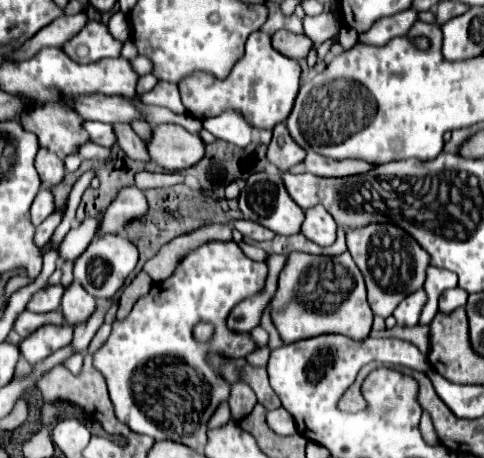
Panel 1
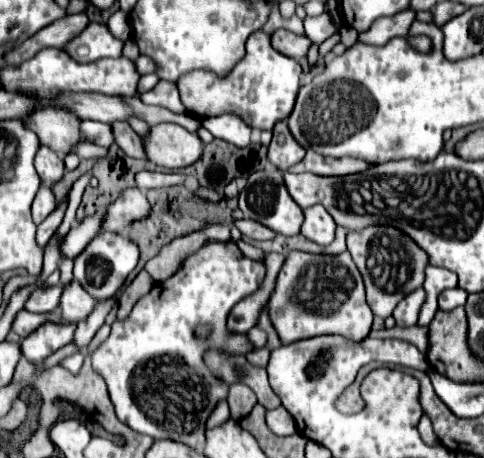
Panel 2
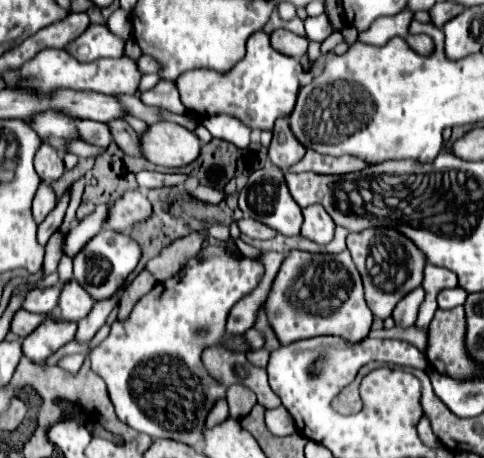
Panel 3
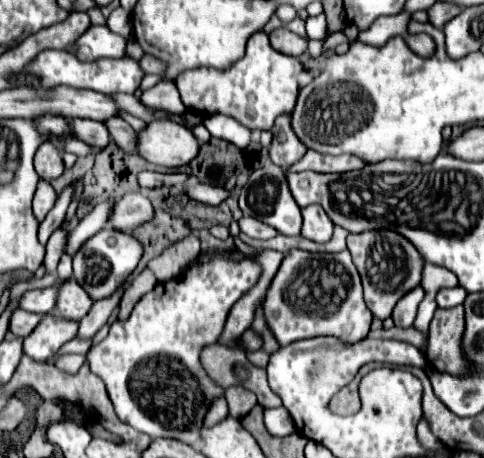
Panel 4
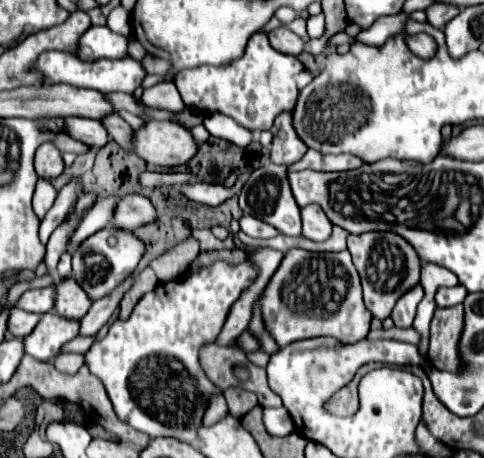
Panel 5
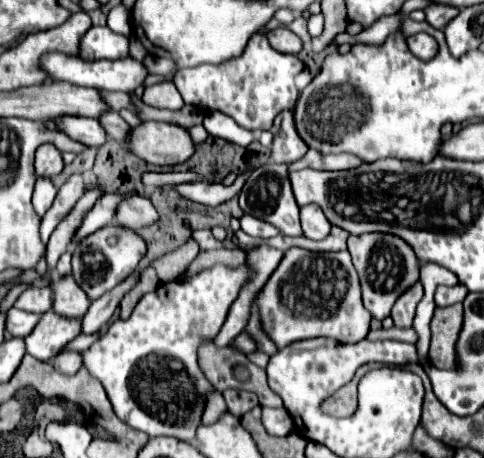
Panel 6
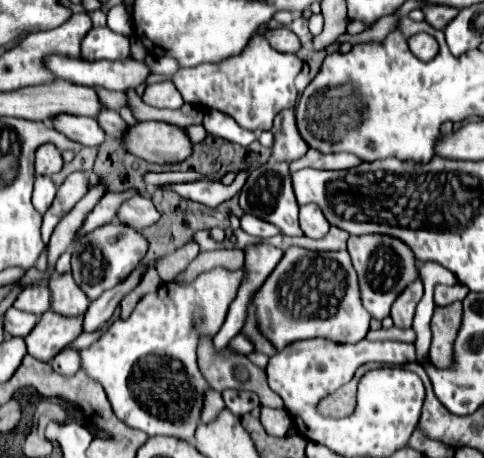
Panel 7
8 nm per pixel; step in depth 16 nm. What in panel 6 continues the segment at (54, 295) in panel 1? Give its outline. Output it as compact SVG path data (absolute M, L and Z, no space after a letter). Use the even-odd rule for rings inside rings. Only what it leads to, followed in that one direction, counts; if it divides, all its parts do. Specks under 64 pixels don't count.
M28 288L26 292L22 292L22 296L16 300L14 306L24 312L44 314L52 310L52 302L54 302L52 288Z

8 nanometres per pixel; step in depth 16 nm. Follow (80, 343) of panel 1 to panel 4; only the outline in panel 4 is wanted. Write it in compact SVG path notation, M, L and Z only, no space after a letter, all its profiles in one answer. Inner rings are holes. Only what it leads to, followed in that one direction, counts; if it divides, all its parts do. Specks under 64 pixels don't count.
M124 282L124 284L118 288L118 292L112 294L110 298L104 298L104 300L94 302L92 312L88 312L88 316L84 316L84 320L78 322L80 328L78 328L78 334L76 334L76 336L78 336L80 340L90 340L90 338L94 338L94 334L106 324L110 312L118 306L120 296L122 296L122 292L128 288L128 284L130 284L130 282Z

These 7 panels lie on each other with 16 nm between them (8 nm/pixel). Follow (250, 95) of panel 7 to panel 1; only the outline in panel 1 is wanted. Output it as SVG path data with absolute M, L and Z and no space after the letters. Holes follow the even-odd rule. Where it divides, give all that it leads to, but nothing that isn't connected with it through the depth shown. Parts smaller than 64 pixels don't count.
M258 30L250 34L244 56L234 64L226 80L216 80L210 74L196 72L194 76L180 84L180 94L188 114L198 120L218 116L226 108L236 108L254 128L272 130L276 124L280 124L280 120L288 118L294 98L298 94L298 78L298 62L276 52L272 48L270 36Z

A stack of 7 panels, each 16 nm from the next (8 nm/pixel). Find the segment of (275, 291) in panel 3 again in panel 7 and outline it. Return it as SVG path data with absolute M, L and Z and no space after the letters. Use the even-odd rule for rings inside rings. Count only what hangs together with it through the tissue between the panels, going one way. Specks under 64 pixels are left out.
M292 246L254 296L258 324L278 350L306 338L330 338L340 344L356 344L368 334L372 318L362 306L358 290L358 276L346 250L312 252Z

